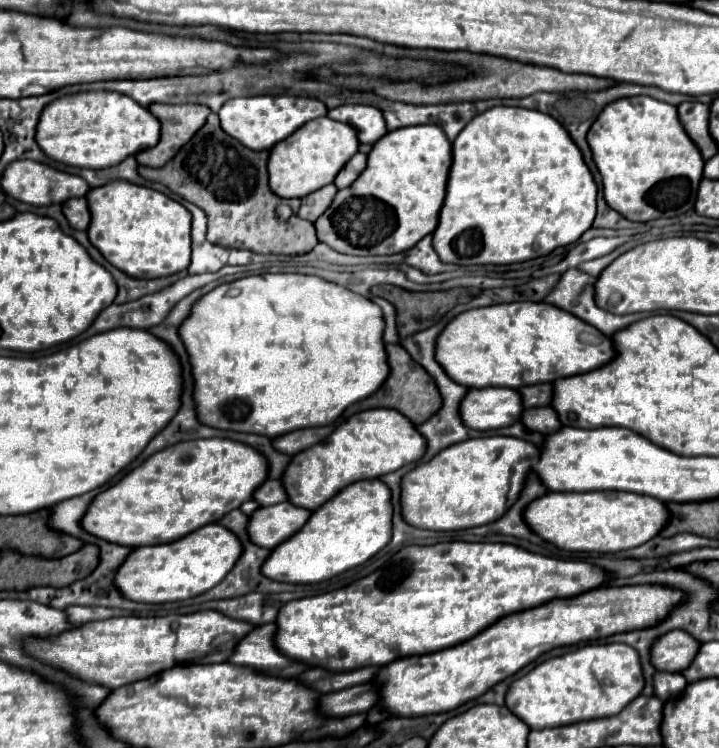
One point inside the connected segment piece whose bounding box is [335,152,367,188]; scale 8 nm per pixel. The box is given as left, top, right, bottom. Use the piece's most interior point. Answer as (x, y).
(351, 170)

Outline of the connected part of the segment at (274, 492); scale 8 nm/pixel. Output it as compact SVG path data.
M265 480L265 482L259 486L259 490L255 490L253 500L255 500L259 506L271 506L271 504L277 504L277 502L287 500L287 496L283 494L283 486L281 486L279 480Z

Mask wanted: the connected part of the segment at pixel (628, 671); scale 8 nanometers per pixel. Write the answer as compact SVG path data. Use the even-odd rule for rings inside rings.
M589 644L549 658L527 676L515 680L507 692L507 708L529 728L553 728L583 720L609 718L635 700L645 686L639 652L627 644Z

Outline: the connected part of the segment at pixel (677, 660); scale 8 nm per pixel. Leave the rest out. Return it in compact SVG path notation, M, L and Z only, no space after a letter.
M671 630L663 638L659 638L651 648L651 662L661 672L683 672L699 652L699 640L691 638L685 630Z

